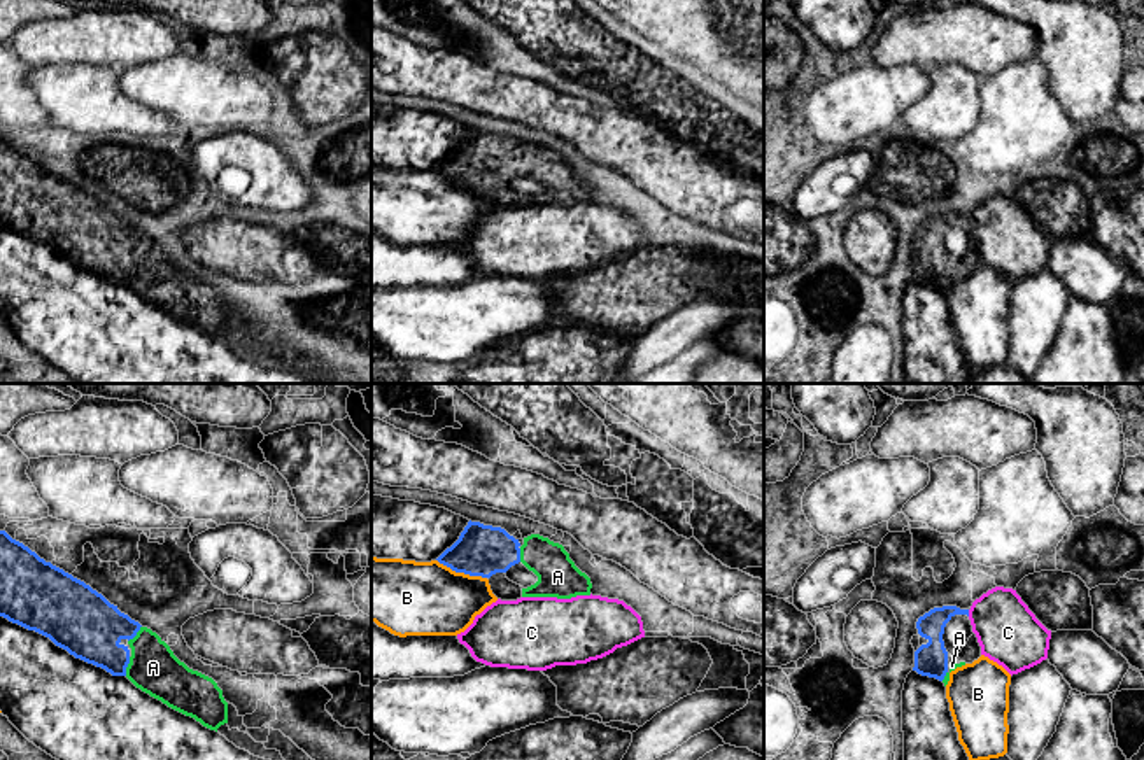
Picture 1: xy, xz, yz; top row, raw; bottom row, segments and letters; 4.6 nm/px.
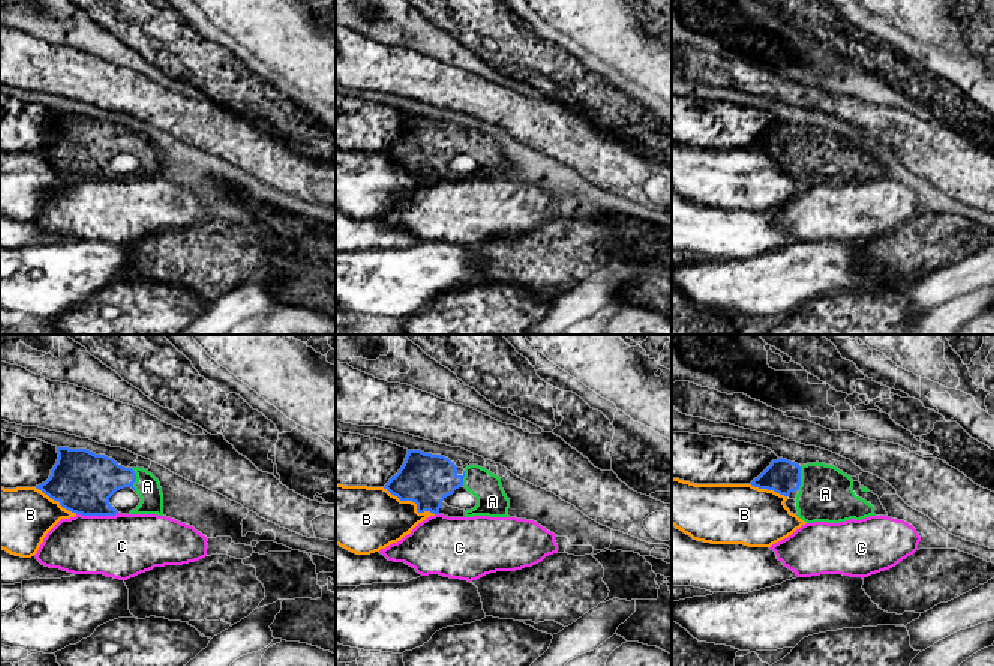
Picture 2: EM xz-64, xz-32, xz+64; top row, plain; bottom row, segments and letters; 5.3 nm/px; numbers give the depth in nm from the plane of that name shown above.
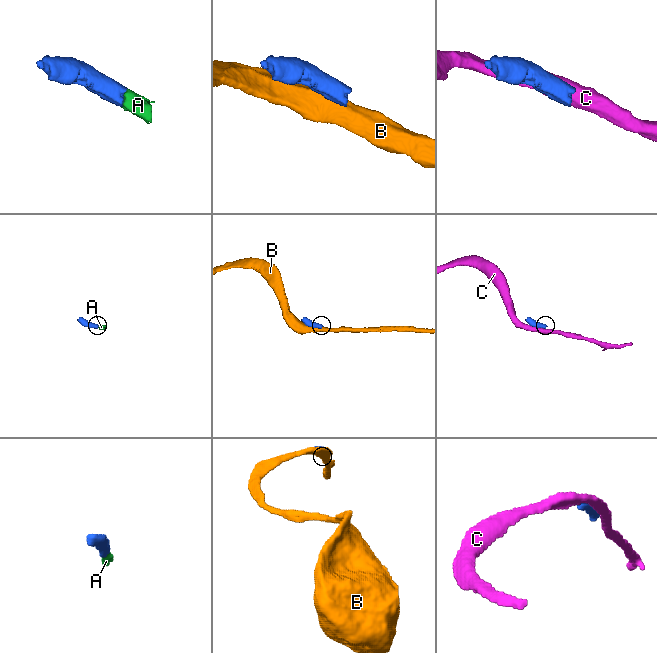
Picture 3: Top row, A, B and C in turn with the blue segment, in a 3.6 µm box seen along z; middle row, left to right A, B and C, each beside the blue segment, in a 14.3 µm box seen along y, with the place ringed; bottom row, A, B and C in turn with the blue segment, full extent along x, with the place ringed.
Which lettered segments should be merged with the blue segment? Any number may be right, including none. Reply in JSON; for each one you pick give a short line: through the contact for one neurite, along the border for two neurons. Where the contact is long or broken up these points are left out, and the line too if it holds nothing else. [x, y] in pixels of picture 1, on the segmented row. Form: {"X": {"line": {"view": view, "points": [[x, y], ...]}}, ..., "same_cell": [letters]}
{"A": {"line": {"view": "xy", "points": [[90, 627], [127, 666], [153, 668]]}}, "same_cell": ["A"]}

